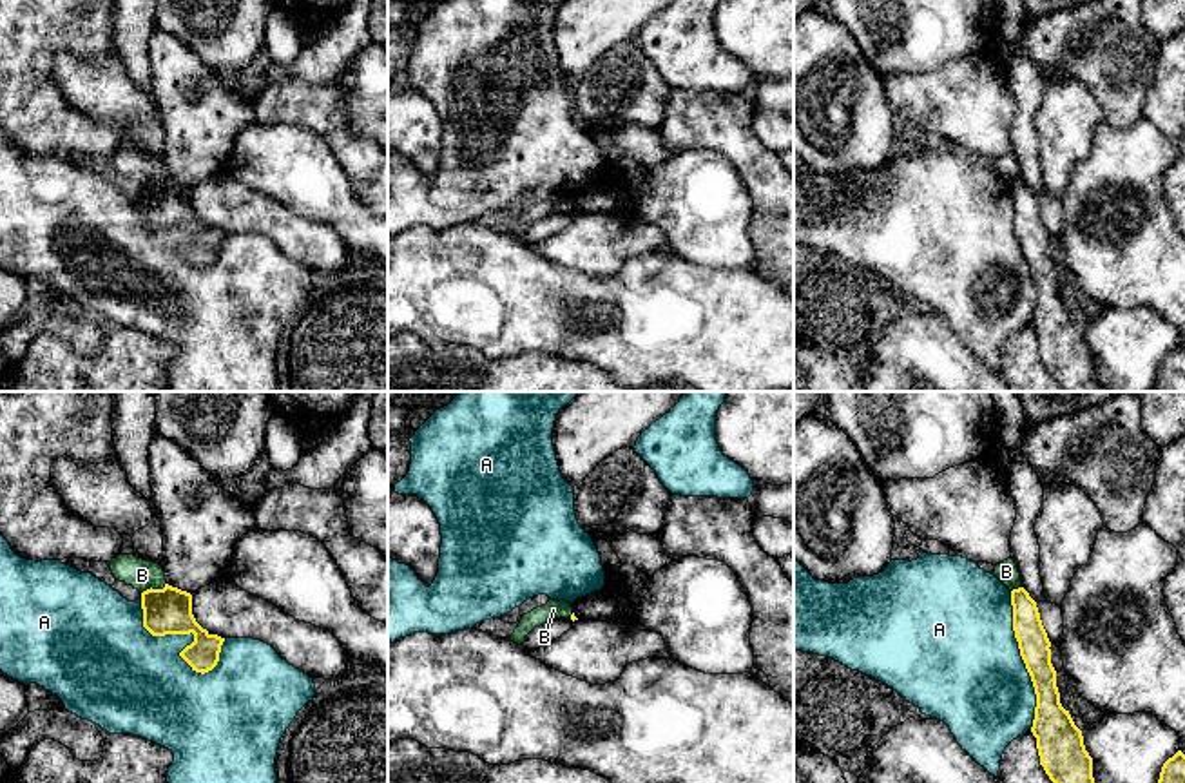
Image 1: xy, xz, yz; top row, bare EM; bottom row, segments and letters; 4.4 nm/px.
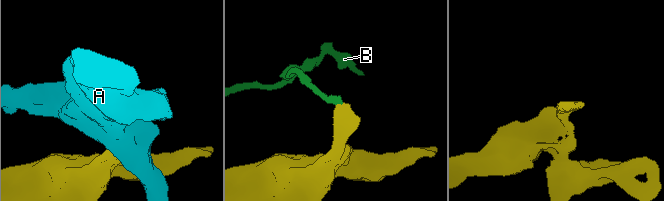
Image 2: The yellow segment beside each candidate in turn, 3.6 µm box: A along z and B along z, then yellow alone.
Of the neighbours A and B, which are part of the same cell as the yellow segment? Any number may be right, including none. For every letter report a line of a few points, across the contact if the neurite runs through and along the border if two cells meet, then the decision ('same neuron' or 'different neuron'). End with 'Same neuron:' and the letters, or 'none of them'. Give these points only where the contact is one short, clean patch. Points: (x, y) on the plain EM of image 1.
A: different neuron
B: line xy (165, 176), (162, 182), (147, 182), (142, 187); different neuron
Same neuron: none of them

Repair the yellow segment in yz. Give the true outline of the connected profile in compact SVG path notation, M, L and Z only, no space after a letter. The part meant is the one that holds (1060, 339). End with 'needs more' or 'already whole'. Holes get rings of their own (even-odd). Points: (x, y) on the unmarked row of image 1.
M1018 181L1011 185L1011 199L1015 232L1036 288L1031 326L1036 332L1040 359L1067 392L1109 392L1094 377L1093 352L1085 344L1082 324L1060 297L1051 236L1036 196Z | already whole

